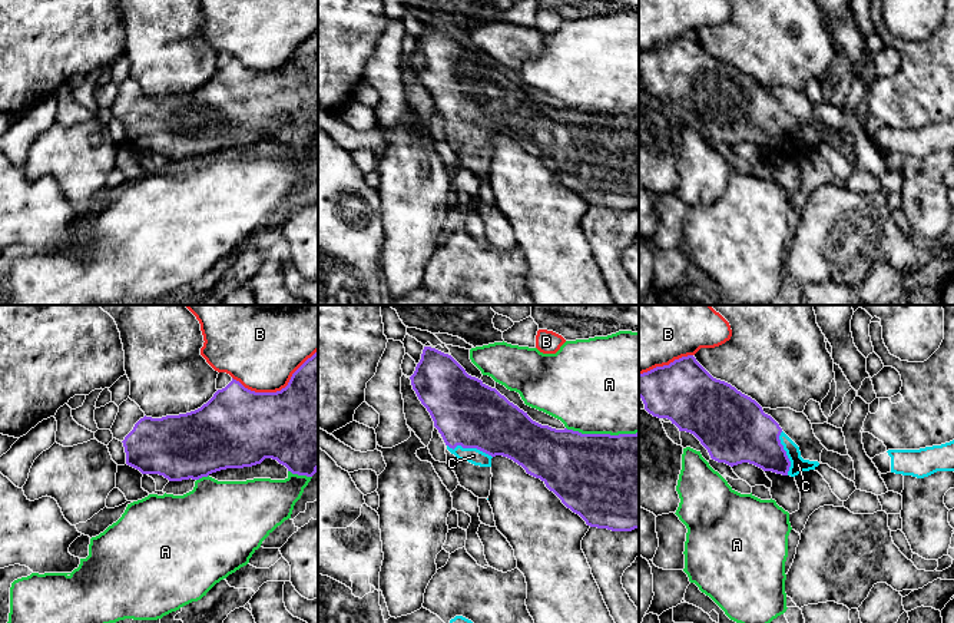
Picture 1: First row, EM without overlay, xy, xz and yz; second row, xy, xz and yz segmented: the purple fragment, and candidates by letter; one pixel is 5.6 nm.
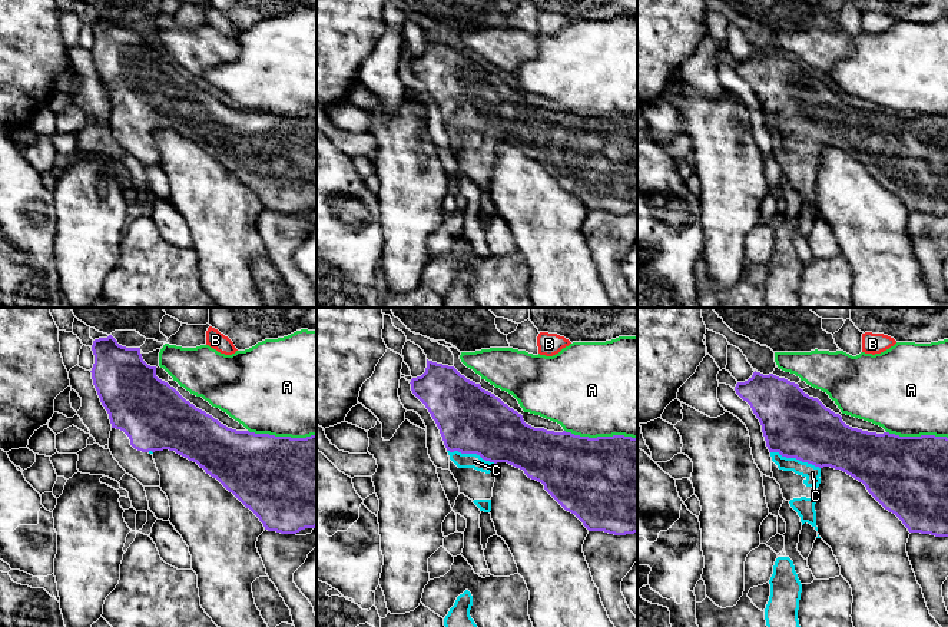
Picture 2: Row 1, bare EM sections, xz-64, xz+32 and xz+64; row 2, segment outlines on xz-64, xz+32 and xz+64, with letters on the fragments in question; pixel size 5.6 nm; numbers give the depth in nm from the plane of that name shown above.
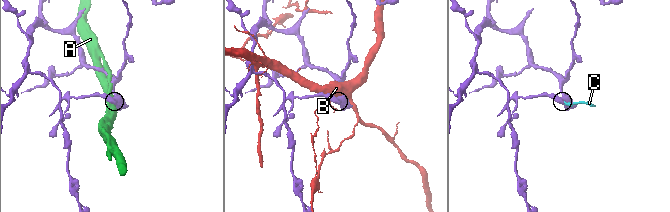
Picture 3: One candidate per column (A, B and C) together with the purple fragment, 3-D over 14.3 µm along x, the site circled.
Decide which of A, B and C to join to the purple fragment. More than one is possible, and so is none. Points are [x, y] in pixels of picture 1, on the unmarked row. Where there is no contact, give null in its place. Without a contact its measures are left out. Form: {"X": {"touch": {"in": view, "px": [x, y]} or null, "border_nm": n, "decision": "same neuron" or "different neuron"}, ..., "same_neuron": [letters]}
{"A": {"touch": {"in": "xz", "px": [602, 113]}, "border_nm": 400, "decision": "different neuron"}, "B": {"touch": {"in": "xy", "px": [277, 70]}, "border_nm": 500, "decision": "different neuron"}, "C": {"touch": {"in": "xz", "px": [470, 126]}, "border_nm": 260, "decision": "same neuron"}, "same_neuron": ["C"]}

